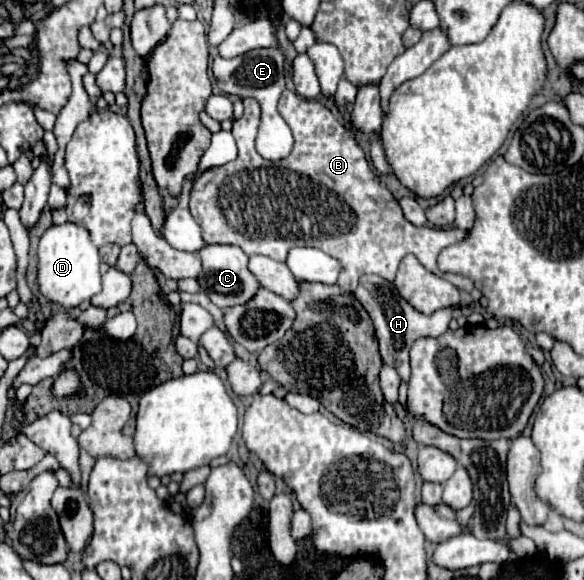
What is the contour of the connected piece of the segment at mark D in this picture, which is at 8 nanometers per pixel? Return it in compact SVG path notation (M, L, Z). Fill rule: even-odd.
M71 221L63 225L51 225L39 241L39 291L53 303L63 305L63 309L73 309L81 305L85 299L91 299L99 293L99 265L99 249L91 241L91 235L85 227Z

